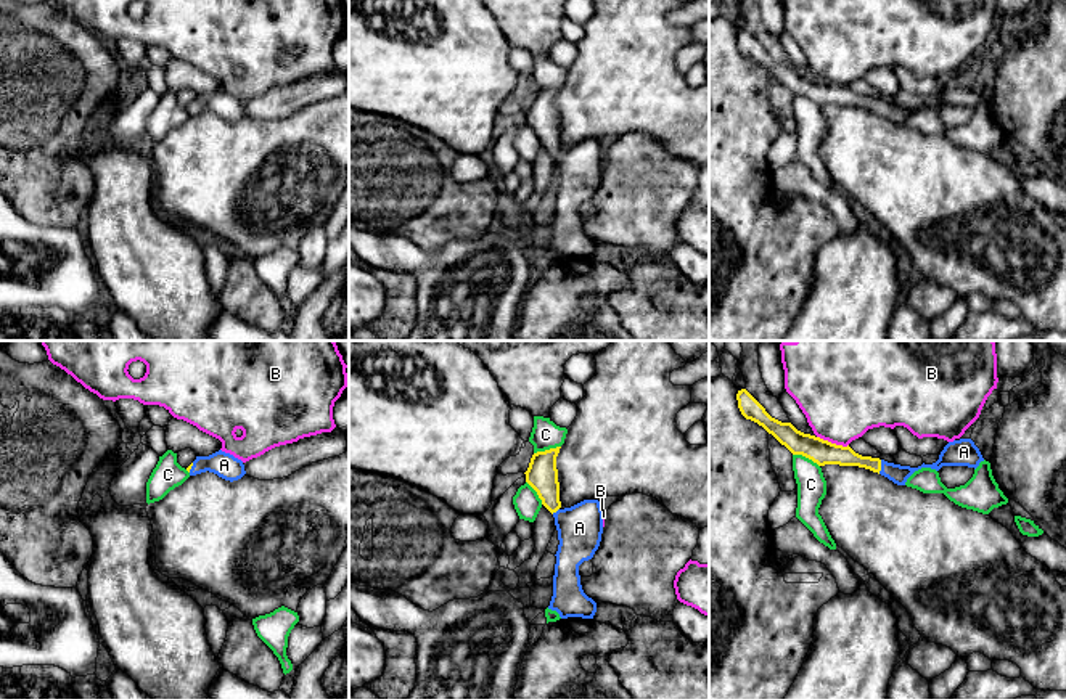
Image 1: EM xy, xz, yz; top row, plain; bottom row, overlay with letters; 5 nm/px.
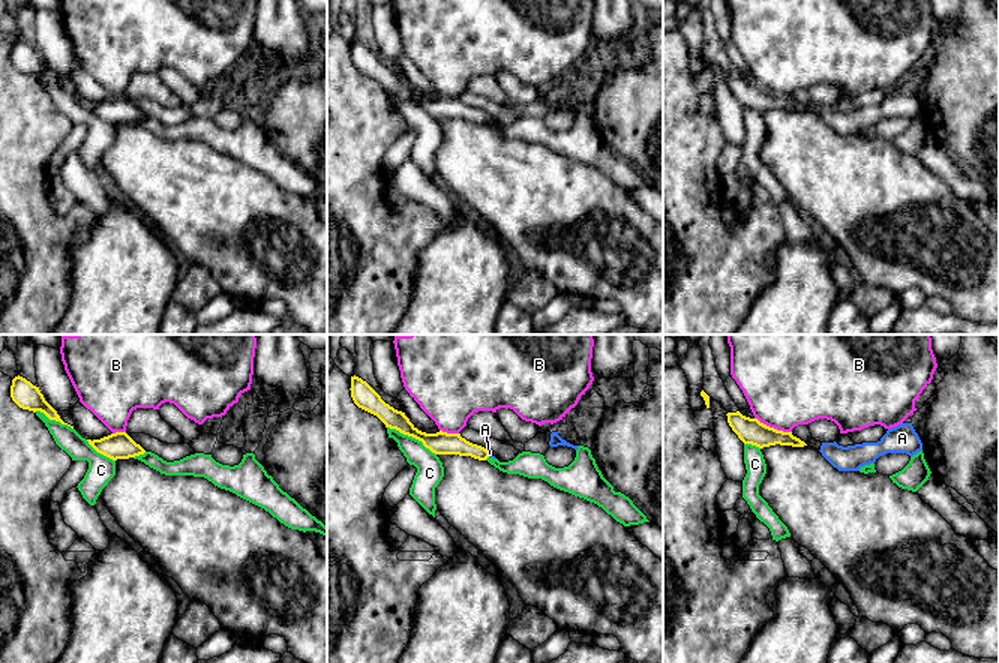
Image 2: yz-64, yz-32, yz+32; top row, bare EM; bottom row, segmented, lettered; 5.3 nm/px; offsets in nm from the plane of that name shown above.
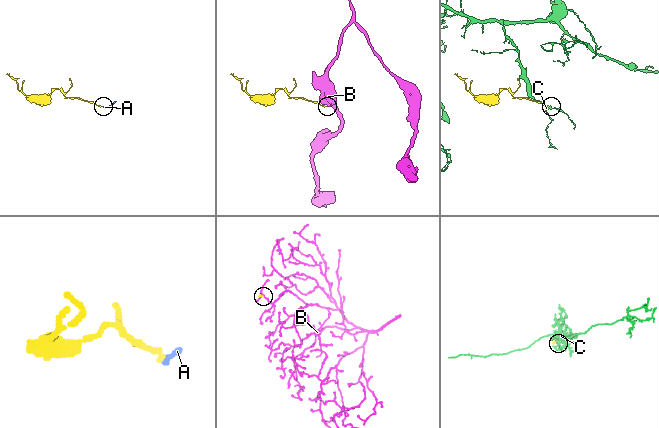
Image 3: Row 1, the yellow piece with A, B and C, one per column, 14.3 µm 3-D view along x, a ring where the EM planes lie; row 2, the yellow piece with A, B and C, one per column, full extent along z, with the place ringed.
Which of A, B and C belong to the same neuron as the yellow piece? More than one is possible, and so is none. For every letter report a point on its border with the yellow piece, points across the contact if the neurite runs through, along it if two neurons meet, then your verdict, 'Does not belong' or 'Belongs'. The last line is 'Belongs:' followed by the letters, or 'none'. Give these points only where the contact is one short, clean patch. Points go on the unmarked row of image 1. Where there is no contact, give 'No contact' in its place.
A: Touches yellow at yz (880, 106). Path across: yz (832, 94), (880, 106), (896, 113). Belongs
B: Touches yellow at yz (833, 84). Boundary: yz (817, 76), (848, 85). Does not belong
C: Touches yellow at xz (547, 90). Does not belong
Belongs: A

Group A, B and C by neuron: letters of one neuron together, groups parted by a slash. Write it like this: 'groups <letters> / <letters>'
groups A / B / C

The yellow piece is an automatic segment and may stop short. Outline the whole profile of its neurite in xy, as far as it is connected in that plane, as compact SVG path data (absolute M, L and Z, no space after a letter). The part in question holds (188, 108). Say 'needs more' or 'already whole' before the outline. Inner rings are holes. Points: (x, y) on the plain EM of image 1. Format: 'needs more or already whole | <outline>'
needs more | M222 90L209 96L196 96L187 111L190 116L209 111L230 122L238 121L246 114L243 101Z

